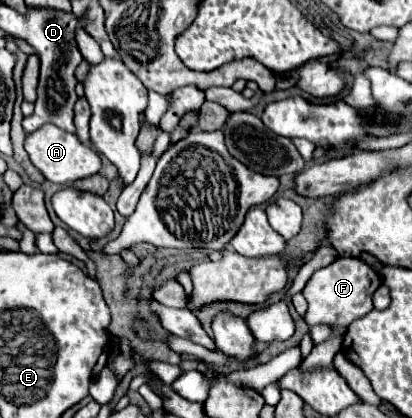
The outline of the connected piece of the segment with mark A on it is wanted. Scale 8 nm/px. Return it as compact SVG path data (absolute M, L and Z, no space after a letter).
M44 124L36 132L28 134L26 142L24 142L24 148L26 148L32 164L44 174L46 180L50 180L54 184L72 184L80 178L94 176L100 170L100 156L96 154L96 150L82 144L76 138L76 134L64 132L64 130L56 128L54 124Z

